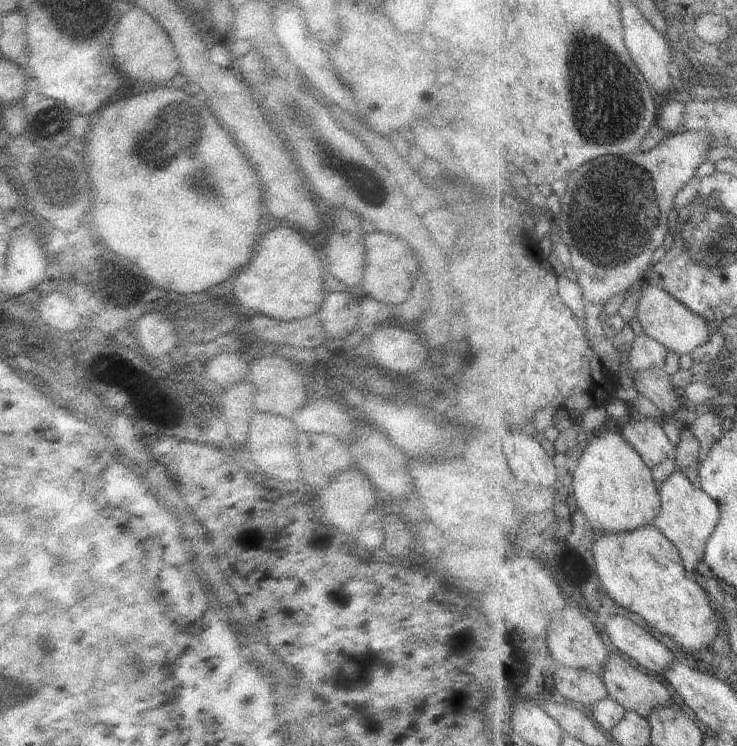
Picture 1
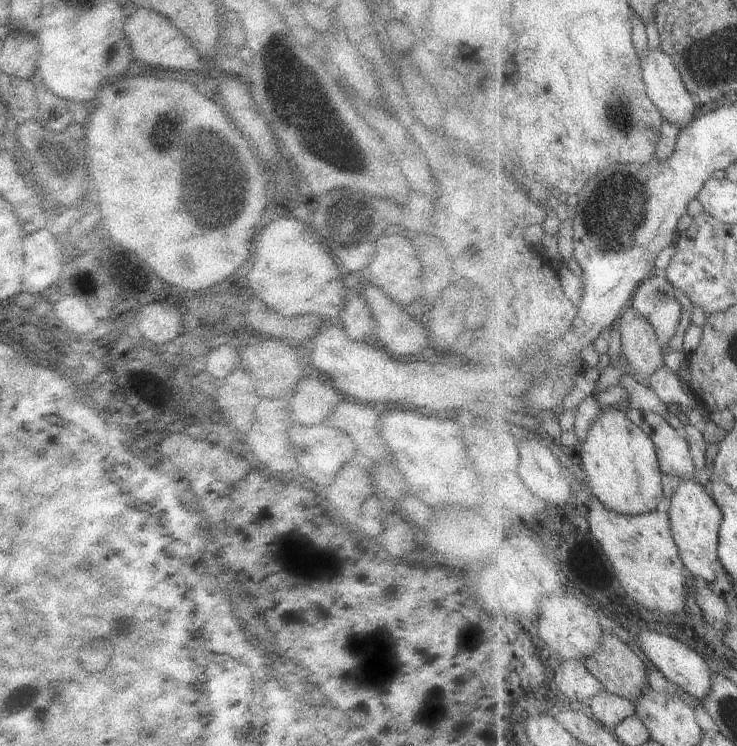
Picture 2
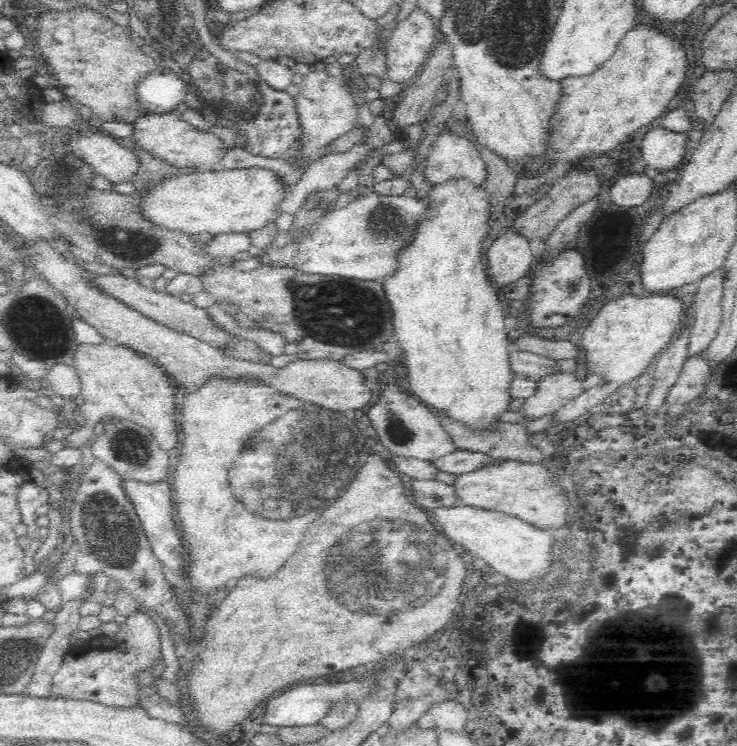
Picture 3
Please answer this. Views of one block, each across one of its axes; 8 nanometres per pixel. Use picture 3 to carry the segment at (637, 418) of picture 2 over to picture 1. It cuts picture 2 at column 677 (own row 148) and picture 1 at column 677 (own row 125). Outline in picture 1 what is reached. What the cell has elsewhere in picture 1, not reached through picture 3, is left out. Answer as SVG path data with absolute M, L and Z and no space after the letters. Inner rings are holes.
M643 415L640 420L630 418L621 429L625 442L641 454L641 458L651 469L667 458L675 457L678 447L678 444L672 444L661 427L662 420Z

